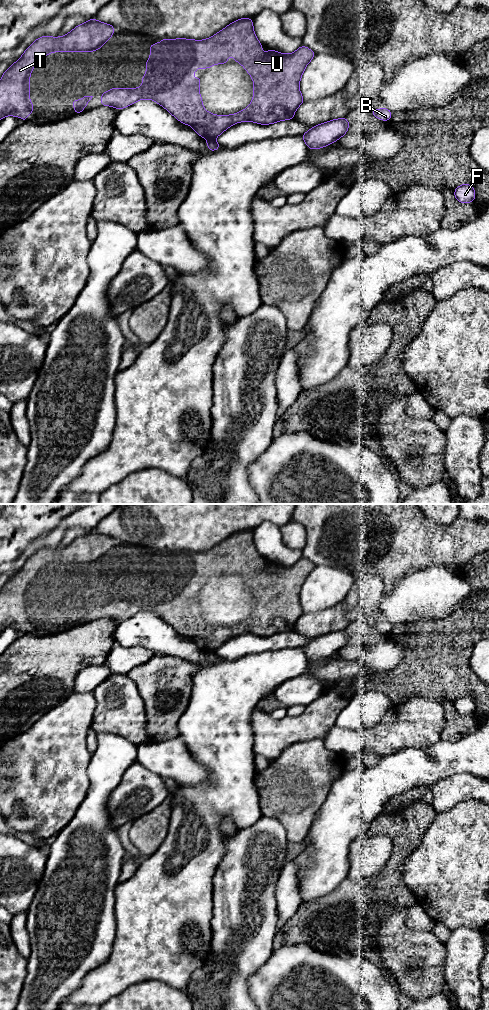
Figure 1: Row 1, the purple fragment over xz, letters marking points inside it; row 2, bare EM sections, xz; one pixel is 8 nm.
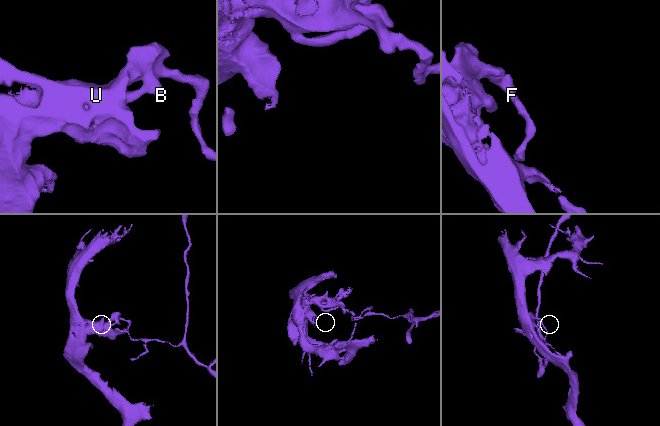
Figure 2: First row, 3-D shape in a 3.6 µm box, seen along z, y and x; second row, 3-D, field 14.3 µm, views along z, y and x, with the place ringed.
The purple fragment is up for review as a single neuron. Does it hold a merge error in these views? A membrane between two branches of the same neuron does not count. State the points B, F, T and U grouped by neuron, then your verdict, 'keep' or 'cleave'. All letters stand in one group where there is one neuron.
B F / T U; cleave

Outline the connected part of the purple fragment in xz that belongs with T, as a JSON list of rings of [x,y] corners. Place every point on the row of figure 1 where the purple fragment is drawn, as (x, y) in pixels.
[[[87,20],[84,24],[76,26],[63,37],[42,36],[34,41],[19,58],[2,75],[0,80],[0,120],[6,116],[22,117],[22,123],[26,117],[34,111],[34,105],[30,103],[30,73],[34,65],[48,56],[51,52],[92,52],[97,51],[114,35],[114,26],[98,20]]]

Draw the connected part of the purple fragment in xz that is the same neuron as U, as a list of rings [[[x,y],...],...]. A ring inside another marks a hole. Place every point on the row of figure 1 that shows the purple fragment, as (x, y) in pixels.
[[[242,18],[229,24],[227,27],[205,40],[192,39],[161,39],[160,43],[150,45],[150,59],[146,61],[146,75],[142,77],[141,88],[111,88],[109,92],[103,92],[101,95],[102,106],[112,106],[116,109],[122,109],[130,106],[141,99],[154,100],[170,112],[178,121],[191,126],[196,133],[207,139],[215,139],[227,128],[238,122],[251,121],[262,125],[273,124],[282,120],[294,119],[294,113],[304,102],[299,90],[299,83],[302,74],[308,63],[315,56],[315,52],[302,45],[292,54],[283,54],[269,49],[262,54],[262,44],[258,41],[253,28],[252,18]],[[231,54],[234,60],[240,63],[253,79],[253,99],[250,105],[232,115],[214,115],[207,112],[203,107],[201,95],[199,93],[199,84],[202,77],[195,78],[194,71],[198,68],[209,69],[215,64],[224,64],[228,62],[228,55]]]

